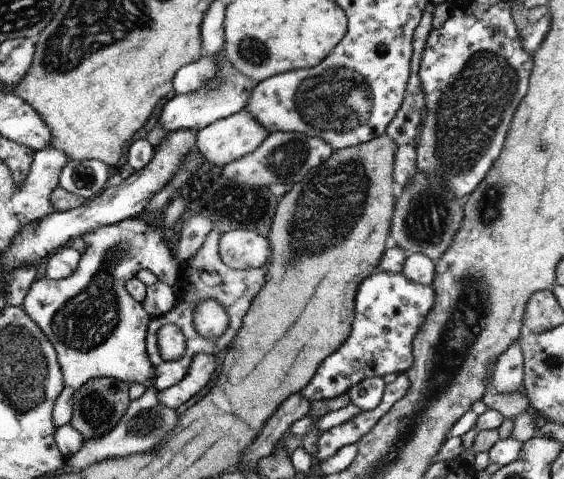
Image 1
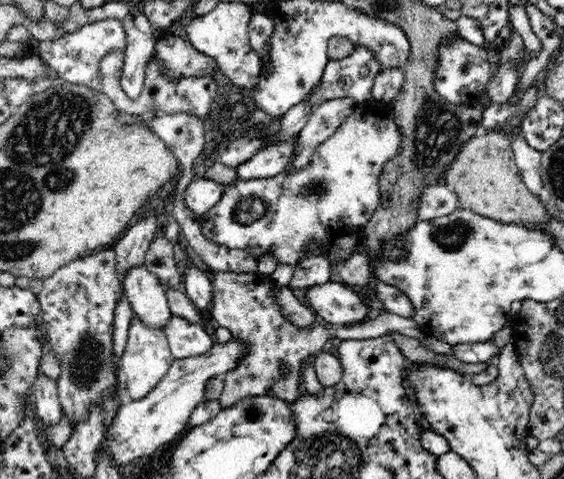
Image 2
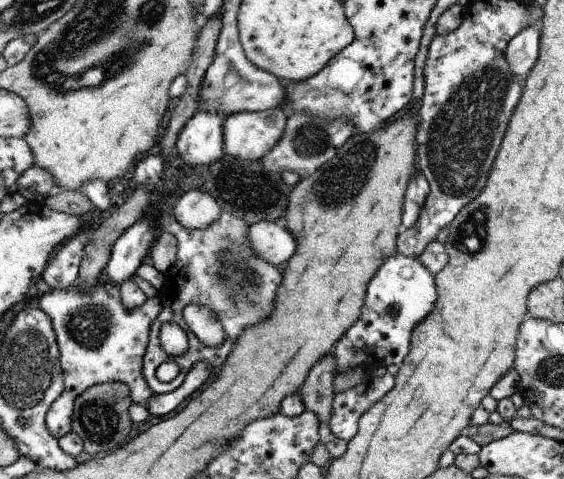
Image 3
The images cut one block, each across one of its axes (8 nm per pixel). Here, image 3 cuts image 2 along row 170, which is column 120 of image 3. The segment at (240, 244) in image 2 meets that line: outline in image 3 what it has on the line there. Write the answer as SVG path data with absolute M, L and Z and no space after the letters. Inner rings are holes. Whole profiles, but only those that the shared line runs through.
M104 271L99 274L99 281L91 289L81 291L77 285L67 289L51 289L38 300L39 308L45 311L53 321L59 348L60 366L64 371L65 390L52 403L45 418L46 426L54 438L60 440L65 434L72 431L73 402L91 386L114 381L123 382L133 392L134 402L147 406L147 402L154 392L145 379L144 356L148 352L149 332L153 321L164 308L161 302L160 298L147 299L142 306L127 307L121 298L119 284L113 283Z

